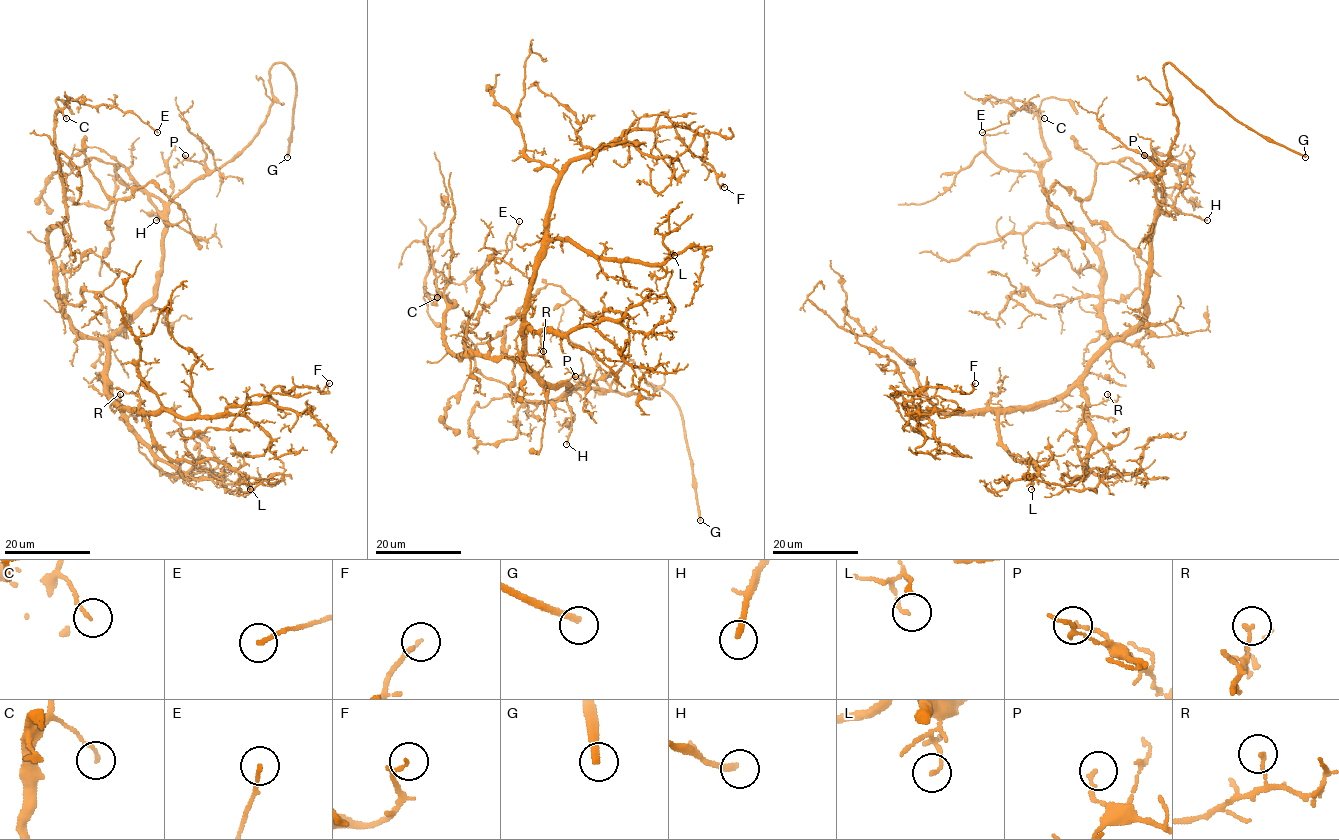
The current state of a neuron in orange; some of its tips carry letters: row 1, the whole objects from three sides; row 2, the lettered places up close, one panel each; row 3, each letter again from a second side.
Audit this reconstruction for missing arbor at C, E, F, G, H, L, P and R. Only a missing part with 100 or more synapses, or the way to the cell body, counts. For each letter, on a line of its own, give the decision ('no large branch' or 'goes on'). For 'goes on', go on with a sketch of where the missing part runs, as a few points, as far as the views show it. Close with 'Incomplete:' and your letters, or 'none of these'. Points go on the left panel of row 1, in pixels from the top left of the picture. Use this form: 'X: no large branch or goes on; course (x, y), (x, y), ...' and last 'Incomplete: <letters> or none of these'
C: no large branch
E: no large branch
F: no large branch
G: goes on; course (287, 157), (283, 178), (264, 198), (282, 203), (320, 235), (331, 236), (331, 232)
H: no large branch
L: no large branch
P: no large branch
R: no large branch
Incomplete: G

